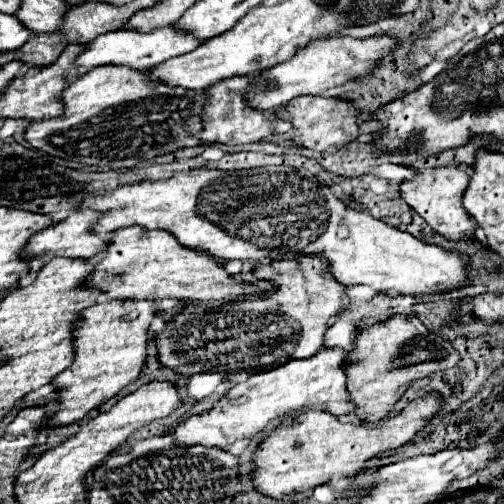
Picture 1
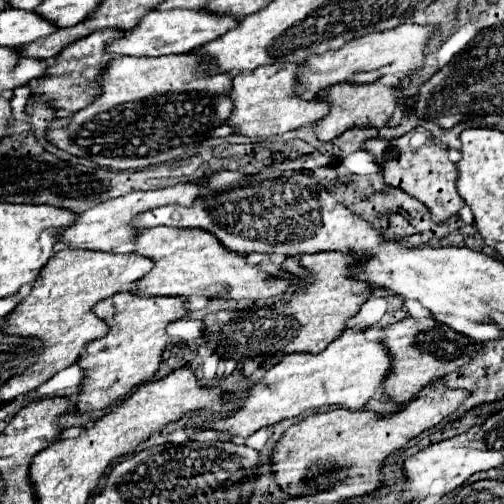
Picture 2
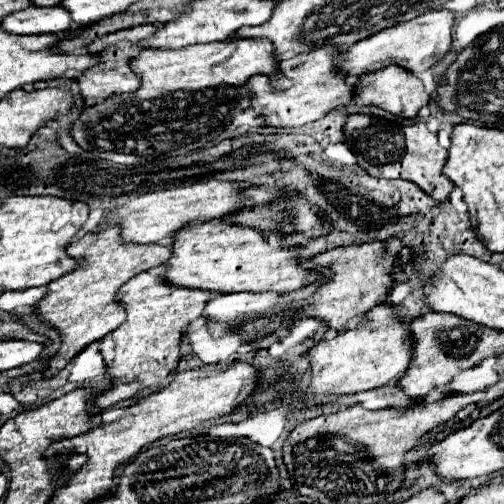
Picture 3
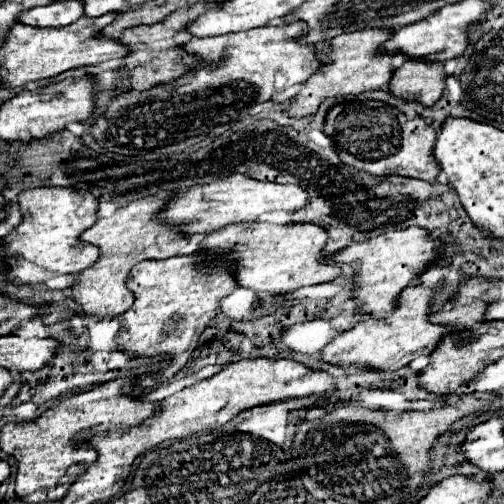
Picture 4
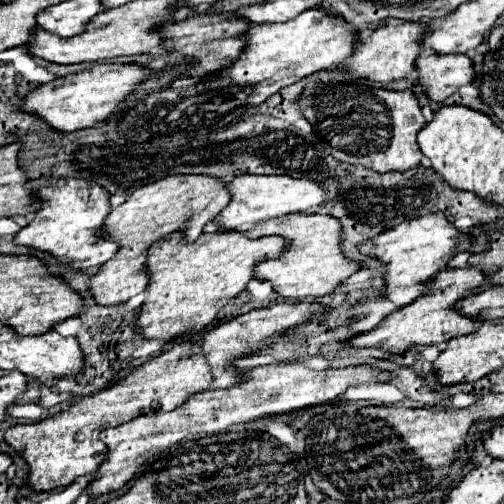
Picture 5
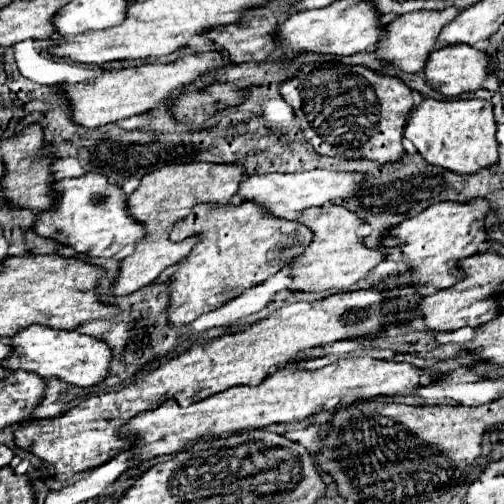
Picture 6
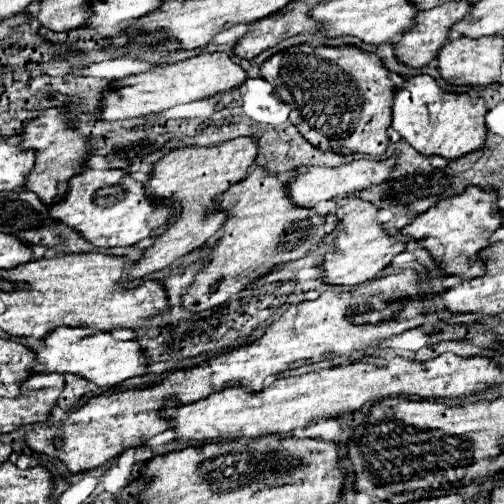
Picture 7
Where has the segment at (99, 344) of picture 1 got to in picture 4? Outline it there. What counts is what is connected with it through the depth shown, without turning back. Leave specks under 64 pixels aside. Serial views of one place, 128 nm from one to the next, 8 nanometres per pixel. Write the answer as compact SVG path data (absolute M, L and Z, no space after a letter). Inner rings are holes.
M192 254L156 262L144 260L132 268L126 286L136 300L132 308L122 316L122 324L118 330L118 350L128 352L132 358L160 358L160 360L168 360L162 356L174 358L182 352L194 352L202 330L216 316L220 300L236 290L236 282L232 280L232 276L228 276L228 272L224 272L224 268L212 270L212 274L204 274L200 272L200 268L192 268Z

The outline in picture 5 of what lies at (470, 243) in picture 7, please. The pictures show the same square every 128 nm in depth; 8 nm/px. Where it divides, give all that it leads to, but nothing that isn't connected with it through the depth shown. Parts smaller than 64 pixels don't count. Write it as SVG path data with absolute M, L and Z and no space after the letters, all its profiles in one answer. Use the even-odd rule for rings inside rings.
M436 214L436 216L422 216L420 220L404 222L360 244L358 250L364 252L366 256L380 260L386 266L384 288L380 294L390 298L396 308L402 308L410 304L420 294L420 288L424 288L424 284L428 284L428 280L432 280L432 276L440 272L442 264L446 264L452 258L458 236L460 232L452 224L448 224L444 216Z

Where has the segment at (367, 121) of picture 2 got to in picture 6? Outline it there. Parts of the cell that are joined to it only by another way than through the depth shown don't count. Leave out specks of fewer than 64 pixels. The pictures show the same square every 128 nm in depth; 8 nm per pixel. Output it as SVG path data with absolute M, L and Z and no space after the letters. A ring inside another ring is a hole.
M472 46L434 50L426 60L426 82L444 96L474 92L486 80L488 56Z

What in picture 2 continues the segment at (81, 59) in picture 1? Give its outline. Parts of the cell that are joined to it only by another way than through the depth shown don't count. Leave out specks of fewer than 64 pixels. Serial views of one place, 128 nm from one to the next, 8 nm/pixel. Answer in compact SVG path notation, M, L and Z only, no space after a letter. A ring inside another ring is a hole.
M152 10L144 14L138 24L124 32L118 38L112 38L106 42L104 50L108 54L118 54L118 56L166 56L166 54L184 54L192 52L194 48L200 48L202 44L208 44L220 34L226 34L232 30L240 20L232 20L232 16L208 16L204 10Z

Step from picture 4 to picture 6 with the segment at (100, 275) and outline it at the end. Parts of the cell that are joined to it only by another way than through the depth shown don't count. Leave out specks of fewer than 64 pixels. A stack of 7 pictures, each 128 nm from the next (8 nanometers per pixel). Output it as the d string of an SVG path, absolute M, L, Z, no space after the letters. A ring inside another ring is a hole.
M192 162L192 164L168 164L156 172L150 172L142 178L140 186L128 196L128 212L130 216L144 224L146 236L136 244L134 254L120 260L118 278L112 284L112 296L126 296L144 286L148 286L162 270L182 260L196 244L196 240L184 240L180 244L168 240L168 232L172 224L188 216L188 212L202 202L212 204L228 204L230 198L236 194L236 188L242 180L242 166L240 164L206 164L206 162Z

